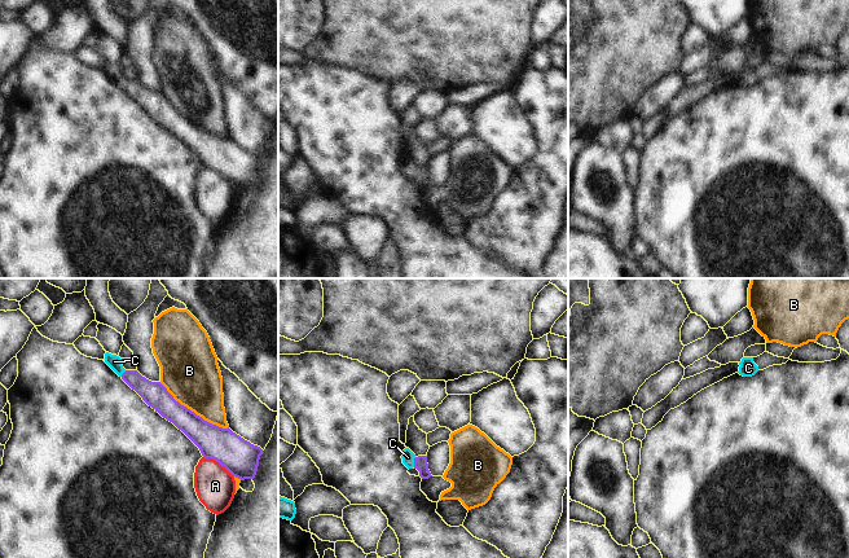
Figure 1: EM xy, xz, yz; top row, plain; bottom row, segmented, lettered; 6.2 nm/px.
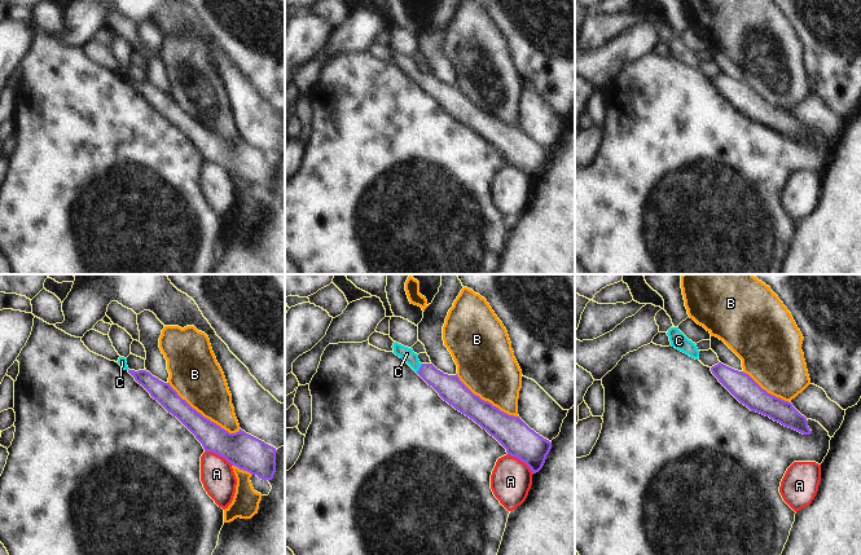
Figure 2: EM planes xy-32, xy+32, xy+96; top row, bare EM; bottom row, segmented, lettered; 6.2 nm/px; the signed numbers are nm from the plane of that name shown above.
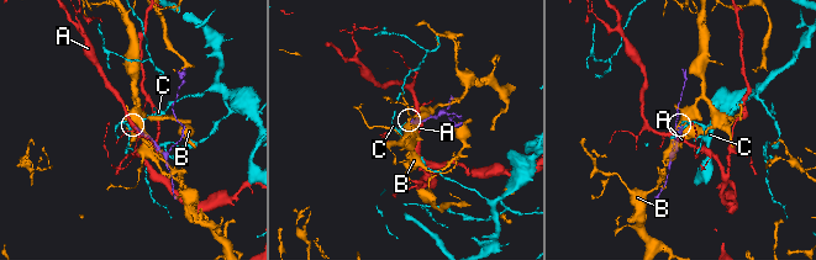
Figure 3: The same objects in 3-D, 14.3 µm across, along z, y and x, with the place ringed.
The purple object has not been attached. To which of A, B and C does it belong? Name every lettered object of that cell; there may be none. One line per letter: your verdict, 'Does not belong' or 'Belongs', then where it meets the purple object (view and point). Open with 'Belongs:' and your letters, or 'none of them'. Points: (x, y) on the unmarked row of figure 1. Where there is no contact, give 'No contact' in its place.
Belongs: C
A: Does not belong. Touches purple at xy (219, 172)
B: Does not belong. Touches purple at xy (193, 122)
C: Belongs. Touches purple at xz (414, 172).

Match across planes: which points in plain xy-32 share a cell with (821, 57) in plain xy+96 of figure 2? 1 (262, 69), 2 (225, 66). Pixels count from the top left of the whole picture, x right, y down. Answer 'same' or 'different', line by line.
1: same
2: different

